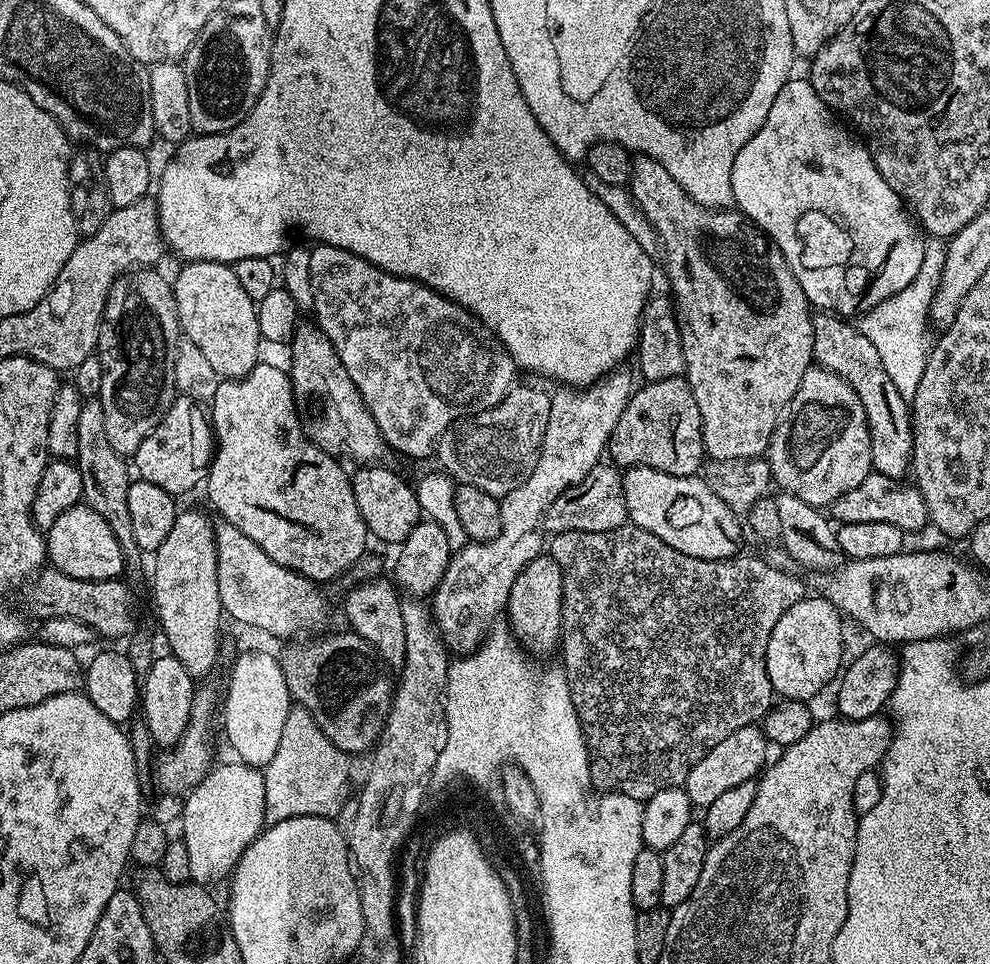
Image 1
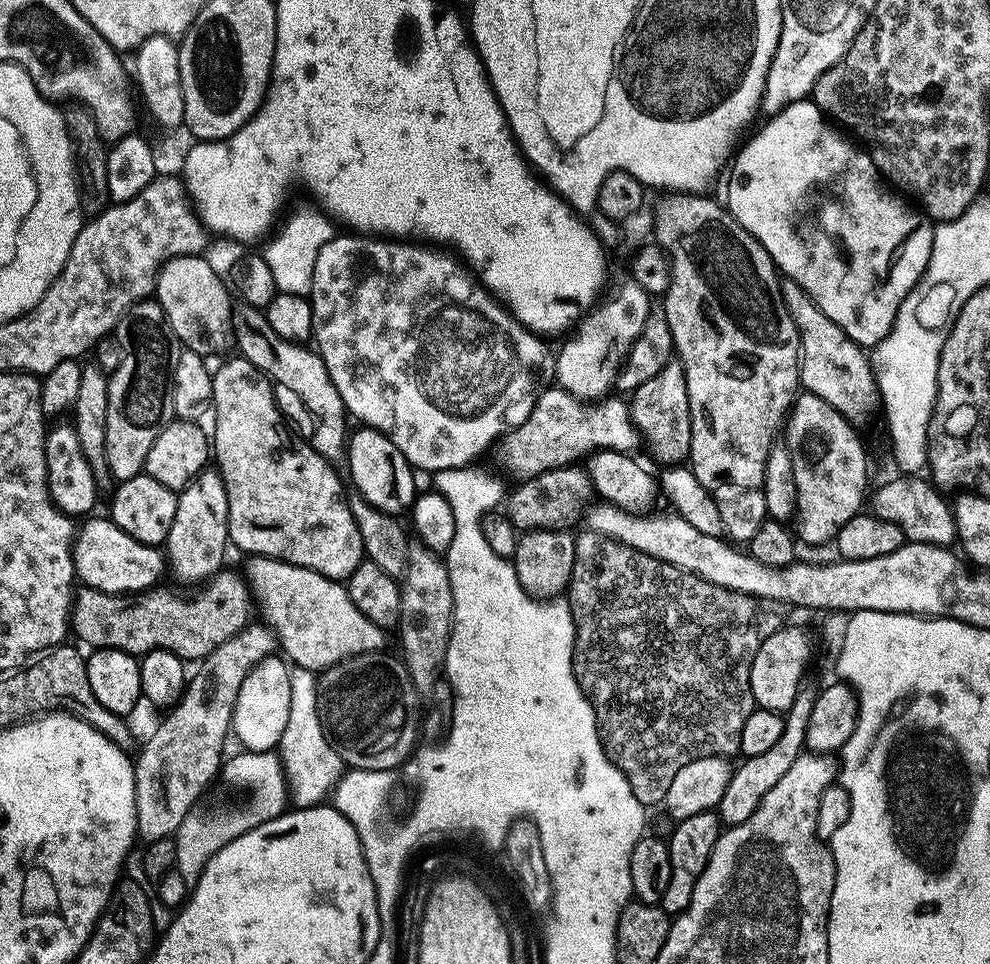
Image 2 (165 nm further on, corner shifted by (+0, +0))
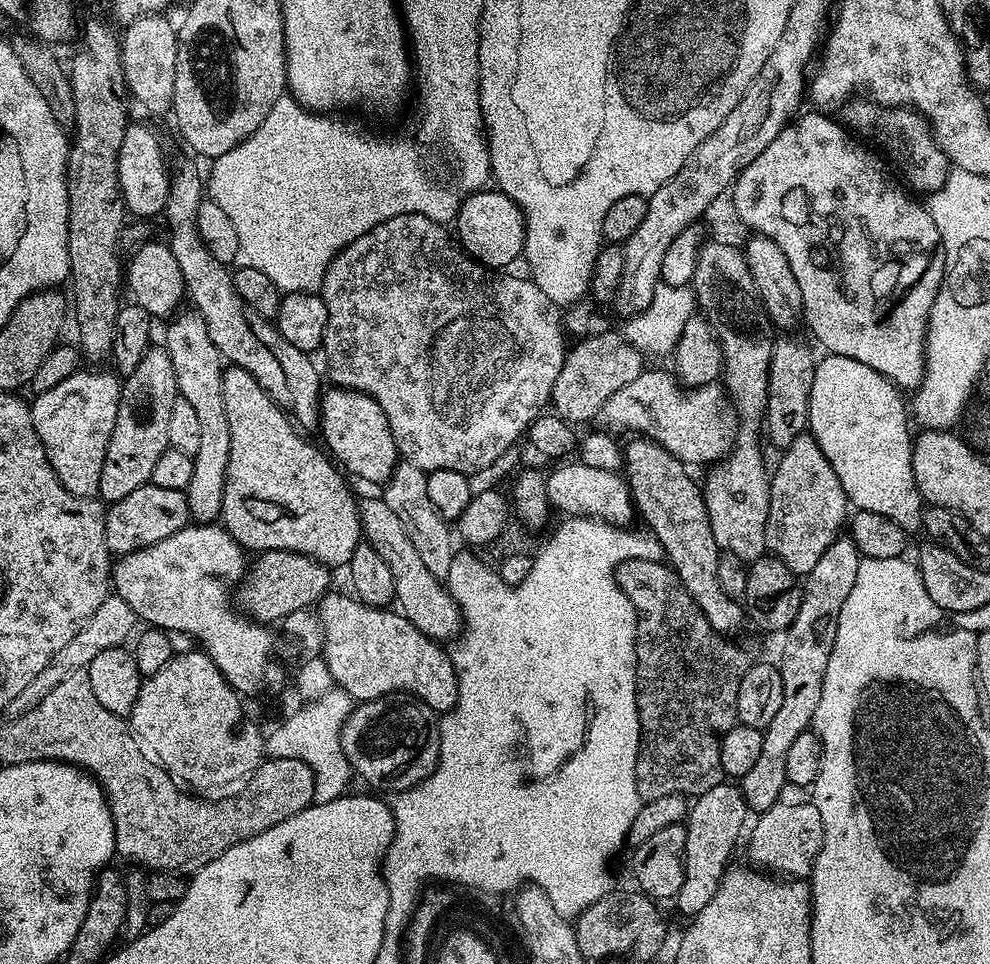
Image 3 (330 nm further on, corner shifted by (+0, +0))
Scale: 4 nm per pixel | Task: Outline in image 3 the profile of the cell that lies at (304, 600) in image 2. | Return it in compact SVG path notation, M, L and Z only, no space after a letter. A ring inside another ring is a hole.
M329 590L318 603L320 625L324 631L322 655L333 681L348 691L356 702L389 696L392 692L406 692L409 696L425 700L437 714L450 711L456 705L458 690L458 678L452 665L451 655L447 651L443 652L440 649L443 647L437 641L422 634L399 611L388 612L392 610L363 604L361 600L356 599L355 595L345 592Z

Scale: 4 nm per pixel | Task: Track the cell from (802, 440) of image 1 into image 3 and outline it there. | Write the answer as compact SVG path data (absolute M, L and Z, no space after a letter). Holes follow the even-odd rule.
M810 434L794 438L790 446L783 449L780 461L770 476L768 493L770 494L770 510L766 518L767 551L780 557L797 577L803 578L818 558L826 554L826 546L841 535L843 526L850 516L850 505L842 490L842 482L838 482L838 474L834 474L834 466L826 462L826 454L818 446L818 442Z

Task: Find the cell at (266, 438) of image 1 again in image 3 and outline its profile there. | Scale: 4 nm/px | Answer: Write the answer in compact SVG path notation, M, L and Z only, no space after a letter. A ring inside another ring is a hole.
M225 367L222 398L226 402L226 418L230 422L230 466L224 491L223 527L228 529L241 548L253 548L256 554L286 550L314 558L319 564L347 565L362 542L362 533L358 500L352 497L344 481L345 473L333 463L323 447L315 448L310 441L299 436L301 433L288 413L270 398L264 385L259 384L245 368Z

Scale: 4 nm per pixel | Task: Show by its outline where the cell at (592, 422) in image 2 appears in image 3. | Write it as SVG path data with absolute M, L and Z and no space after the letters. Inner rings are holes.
M651 368L640 372L638 378L634 378L634 382L626 382L622 390L610 394L610 398L606 398L600 412L595 416L595 423L612 434L632 432L628 434L639 434L641 437L658 442L658 446L670 450L670 454L674 454L674 458L678 458L686 466L715 465L732 448L734 433L738 428L733 413L724 412L724 404L726 408L725 389L719 383L713 382L698 384L685 390L671 371L663 372L660 368Z

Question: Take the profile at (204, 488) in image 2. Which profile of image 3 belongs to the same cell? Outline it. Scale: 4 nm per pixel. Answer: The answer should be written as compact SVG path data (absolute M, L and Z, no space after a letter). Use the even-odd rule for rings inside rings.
M195 310L183 312L171 317L172 325L169 326L162 344L168 349L170 362L174 362L176 391L196 411L198 434L202 438L202 443L198 445L192 458L194 474L190 474L190 486L186 489L188 515L196 522L212 522L224 511L226 474L230 466L230 422L226 418L226 402L222 398L225 365L200 313Z

